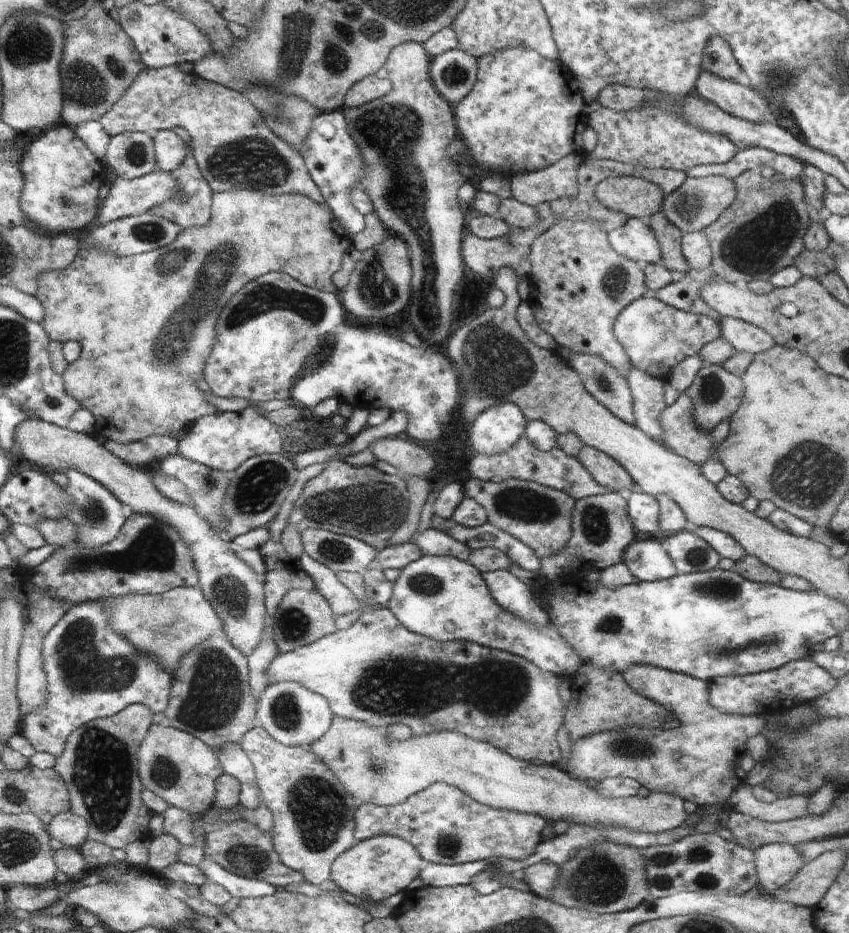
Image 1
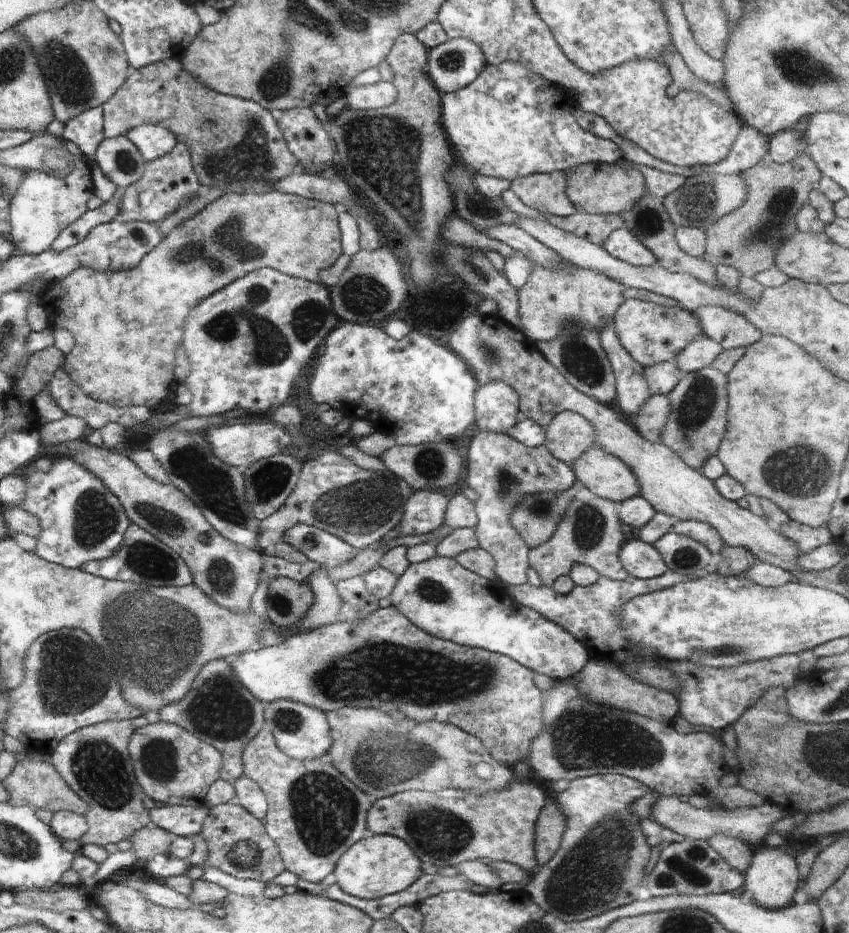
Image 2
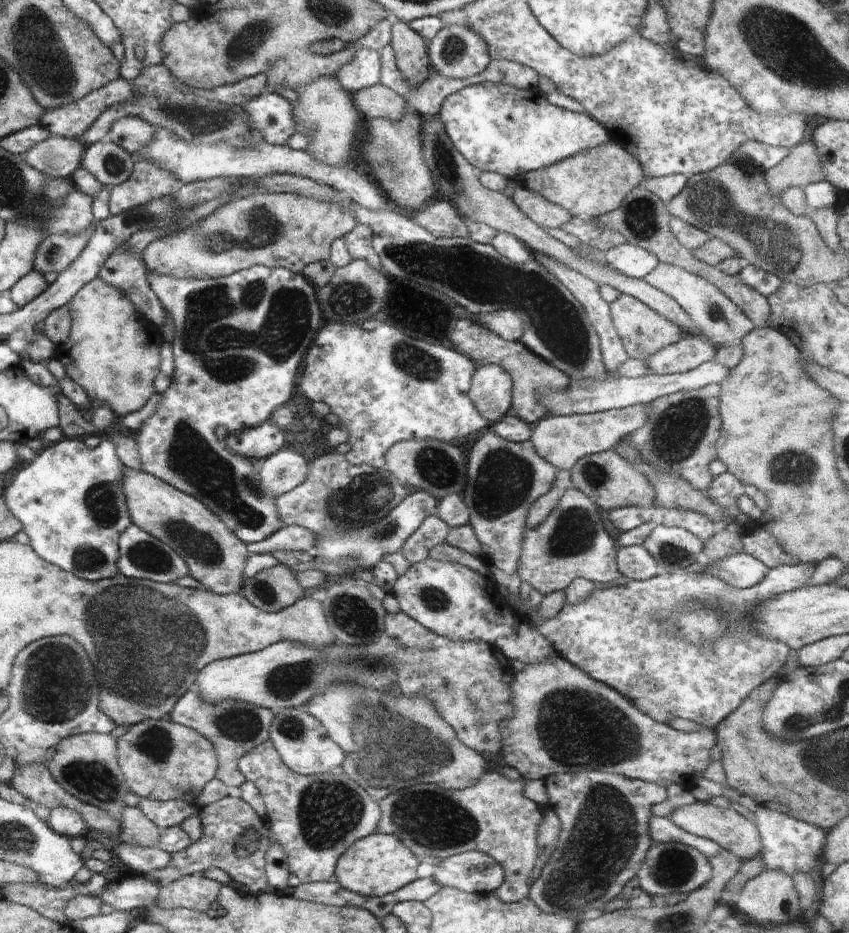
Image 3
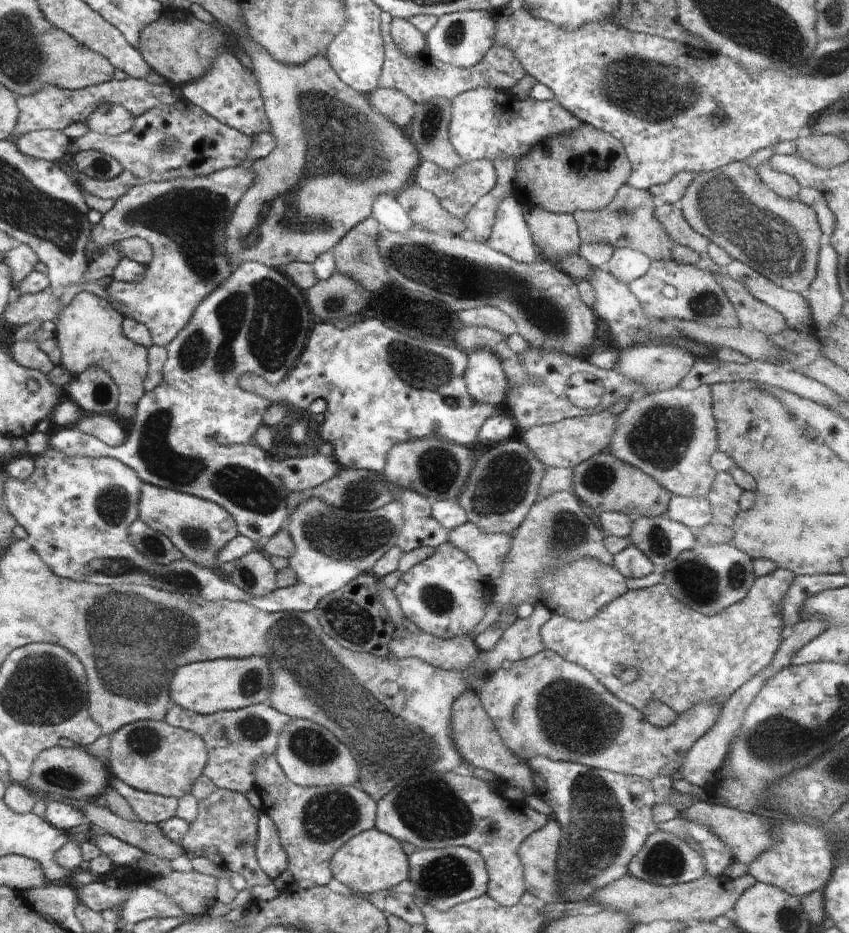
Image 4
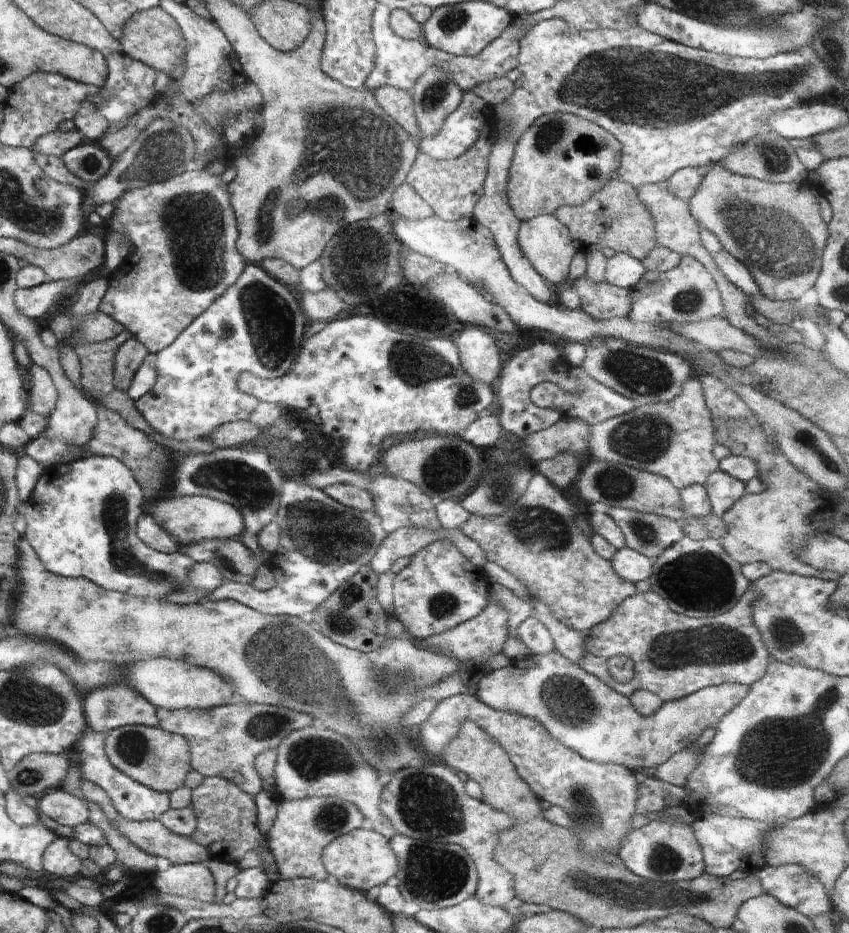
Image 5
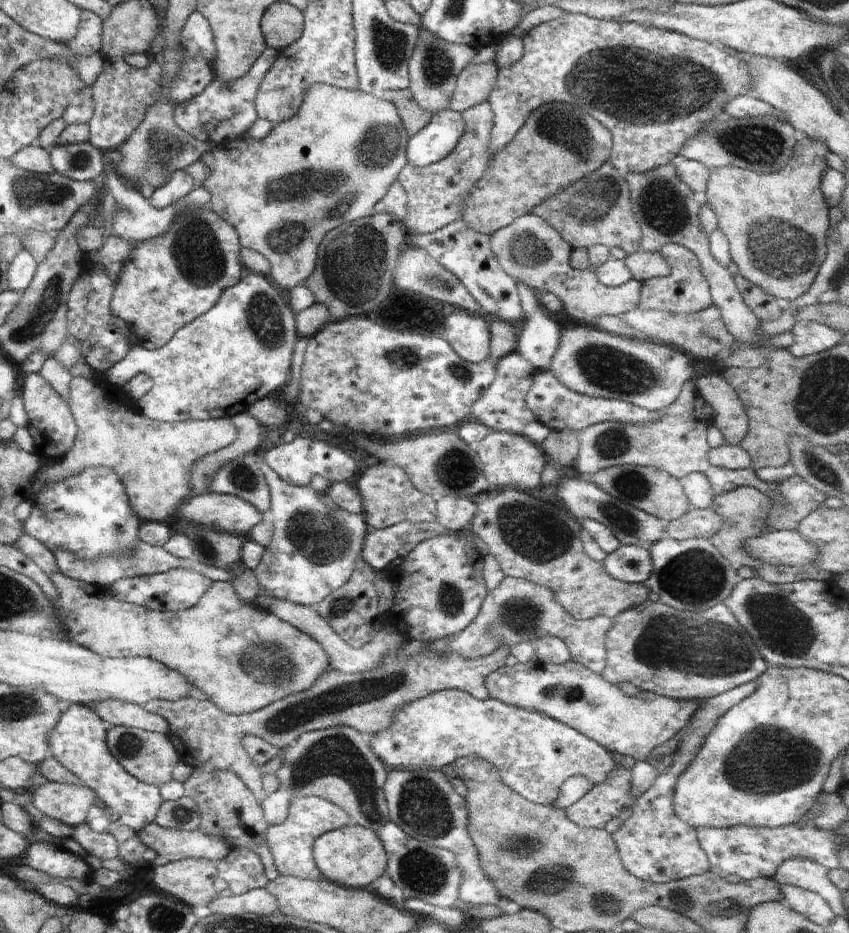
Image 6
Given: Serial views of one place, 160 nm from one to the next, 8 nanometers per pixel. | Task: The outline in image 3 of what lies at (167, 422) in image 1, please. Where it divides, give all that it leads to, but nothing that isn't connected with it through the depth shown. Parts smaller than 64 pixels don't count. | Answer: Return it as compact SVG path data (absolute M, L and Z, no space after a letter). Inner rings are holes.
M294 192L253 193L235 197L220 206L216 214L200 220L190 230L154 240L144 248L140 260L150 272L176 278L220 278L258 264L284 266L291 272L300 273L306 264L327 261L334 240L352 232L356 224L356 218L346 206L330 200L318 200L316 196L302 196ZM99 277L88 282L69 303L71 309L71 336L64 344L55 346L54 358L61 362L67 376L78 382L87 392L90 400L100 400L108 404L112 412L125 416L140 410L155 393L155 379L159 376L162 366L160 346L152 340L152 332L140 324L136 316L136 308L127 297L120 292L120 288L108 284Z

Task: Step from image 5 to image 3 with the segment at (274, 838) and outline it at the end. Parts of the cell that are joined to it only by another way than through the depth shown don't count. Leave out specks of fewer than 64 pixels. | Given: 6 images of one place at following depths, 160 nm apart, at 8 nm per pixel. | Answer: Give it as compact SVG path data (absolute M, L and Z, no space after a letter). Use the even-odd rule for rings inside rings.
M266 740L260 746L256 746L247 754L244 754L239 761L238 769L243 779L252 782L262 799L266 810L266 819L270 822L270 833L280 848L286 852L288 869L296 875L301 883L320 883L334 879L335 867L340 856L356 840L376 833L381 818L381 809L378 802L370 798L364 788L360 788L356 782L340 770L334 774L320 774L320 776L300 776L286 768L280 760L276 748L270 740Z

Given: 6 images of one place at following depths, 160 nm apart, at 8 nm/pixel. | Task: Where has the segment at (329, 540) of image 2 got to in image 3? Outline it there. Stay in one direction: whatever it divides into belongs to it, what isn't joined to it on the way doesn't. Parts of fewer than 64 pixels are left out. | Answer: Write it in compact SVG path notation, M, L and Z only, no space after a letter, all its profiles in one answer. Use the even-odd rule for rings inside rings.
M300 526L282 527L269 538L261 542L246 544L248 554L272 554L275 551L309 552L316 542L316 533Z

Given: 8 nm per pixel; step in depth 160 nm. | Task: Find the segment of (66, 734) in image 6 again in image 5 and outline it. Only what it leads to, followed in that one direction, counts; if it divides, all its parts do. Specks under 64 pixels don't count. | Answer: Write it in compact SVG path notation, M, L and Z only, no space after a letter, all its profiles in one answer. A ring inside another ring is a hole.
M88 728L83 739L80 739L79 743L72 748L72 750L77 750L78 756L80 756L79 763L82 779L92 781L100 786L102 790L105 790L122 817L131 821L159 819L171 807L171 796L169 793L146 788L144 785L132 780L128 775L120 772L119 769L114 768L103 749L105 736L105 734L94 732L91 728Z

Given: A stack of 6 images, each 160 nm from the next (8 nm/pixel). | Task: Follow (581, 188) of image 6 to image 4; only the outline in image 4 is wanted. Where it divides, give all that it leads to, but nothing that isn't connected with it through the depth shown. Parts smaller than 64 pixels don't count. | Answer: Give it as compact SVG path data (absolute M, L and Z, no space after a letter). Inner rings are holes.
M624 184L610 204L598 211L572 212L579 238L582 244L608 244L616 248L632 248L646 254L651 261L667 261L672 259L672 248L676 245L662 224L657 220L654 208L657 200L652 197L649 190L636 189Z

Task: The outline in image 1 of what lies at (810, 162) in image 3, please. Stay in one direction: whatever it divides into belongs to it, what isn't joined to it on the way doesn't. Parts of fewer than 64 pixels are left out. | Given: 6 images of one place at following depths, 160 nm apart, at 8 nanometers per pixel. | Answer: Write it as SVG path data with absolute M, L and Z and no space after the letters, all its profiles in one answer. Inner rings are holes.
M749 171L742 172L733 182L736 186L734 202L703 231L712 252L710 268L730 284L746 285L755 279L768 281L774 272L792 267L796 256L805 248L802 238L813 217L804 203L803 180L781 180L777 175L766 178Z

